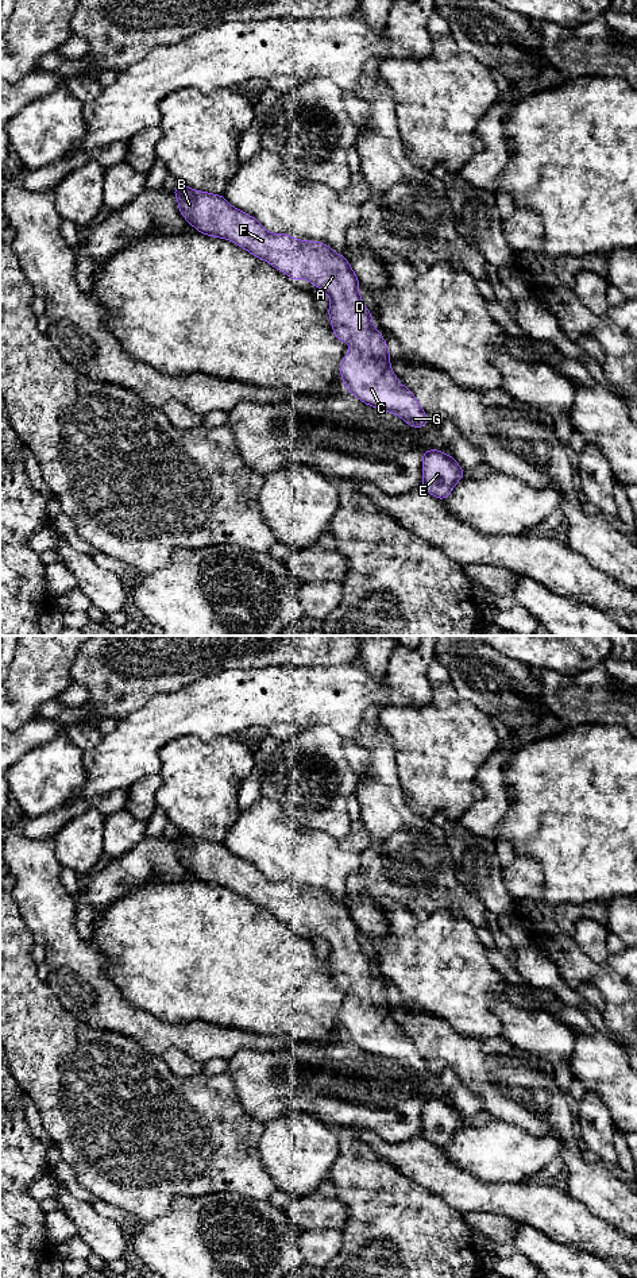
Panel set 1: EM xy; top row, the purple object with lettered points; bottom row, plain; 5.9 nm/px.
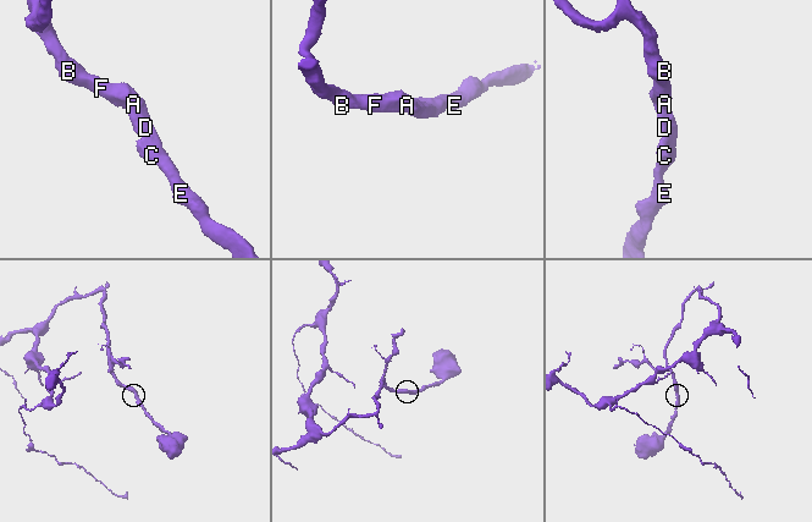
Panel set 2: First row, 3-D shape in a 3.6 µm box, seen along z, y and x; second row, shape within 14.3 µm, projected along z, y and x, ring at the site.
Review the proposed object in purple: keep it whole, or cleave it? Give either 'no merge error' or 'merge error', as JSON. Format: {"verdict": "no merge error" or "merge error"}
{"verdict": "no merge error"}

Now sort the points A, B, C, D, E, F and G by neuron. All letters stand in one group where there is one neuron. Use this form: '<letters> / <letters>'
A B C D E F G

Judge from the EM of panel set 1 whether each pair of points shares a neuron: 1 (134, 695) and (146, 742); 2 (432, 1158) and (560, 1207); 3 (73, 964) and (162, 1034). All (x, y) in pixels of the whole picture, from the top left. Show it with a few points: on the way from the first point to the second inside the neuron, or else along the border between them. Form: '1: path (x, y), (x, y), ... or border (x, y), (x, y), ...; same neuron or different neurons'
1: border (166, 694), (154, 694), (142, 706), (118, 719); different neurons
2: path (464, 1190), (474, 1196), (528, 1203); same neuron
3: path (95, 985), (130, 1020), (141, 1024); same neuron

